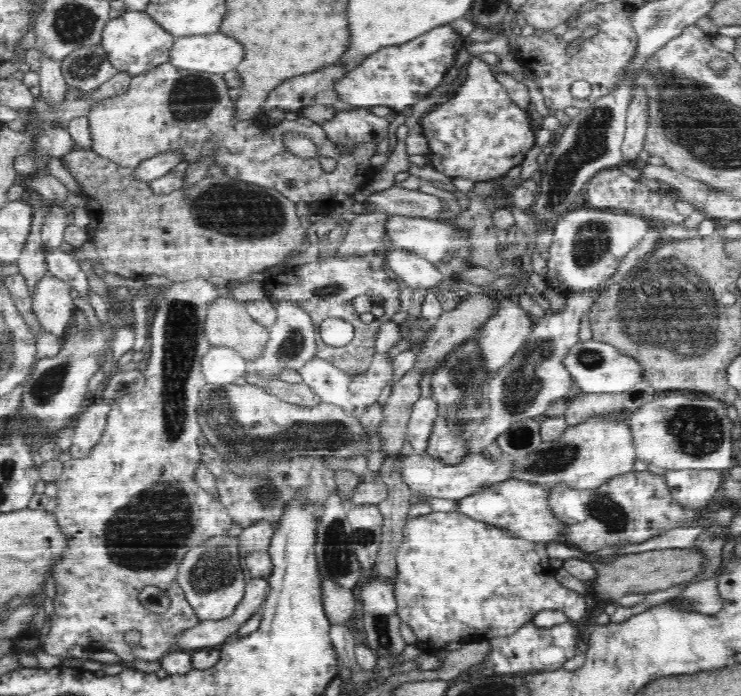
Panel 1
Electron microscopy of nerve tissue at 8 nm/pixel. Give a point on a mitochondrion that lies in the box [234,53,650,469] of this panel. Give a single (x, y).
(589, 142)

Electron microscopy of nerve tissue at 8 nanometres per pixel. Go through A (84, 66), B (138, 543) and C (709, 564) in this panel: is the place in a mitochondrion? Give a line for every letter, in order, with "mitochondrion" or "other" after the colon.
A: mitochondrion
B: mitochondrion
C: other

